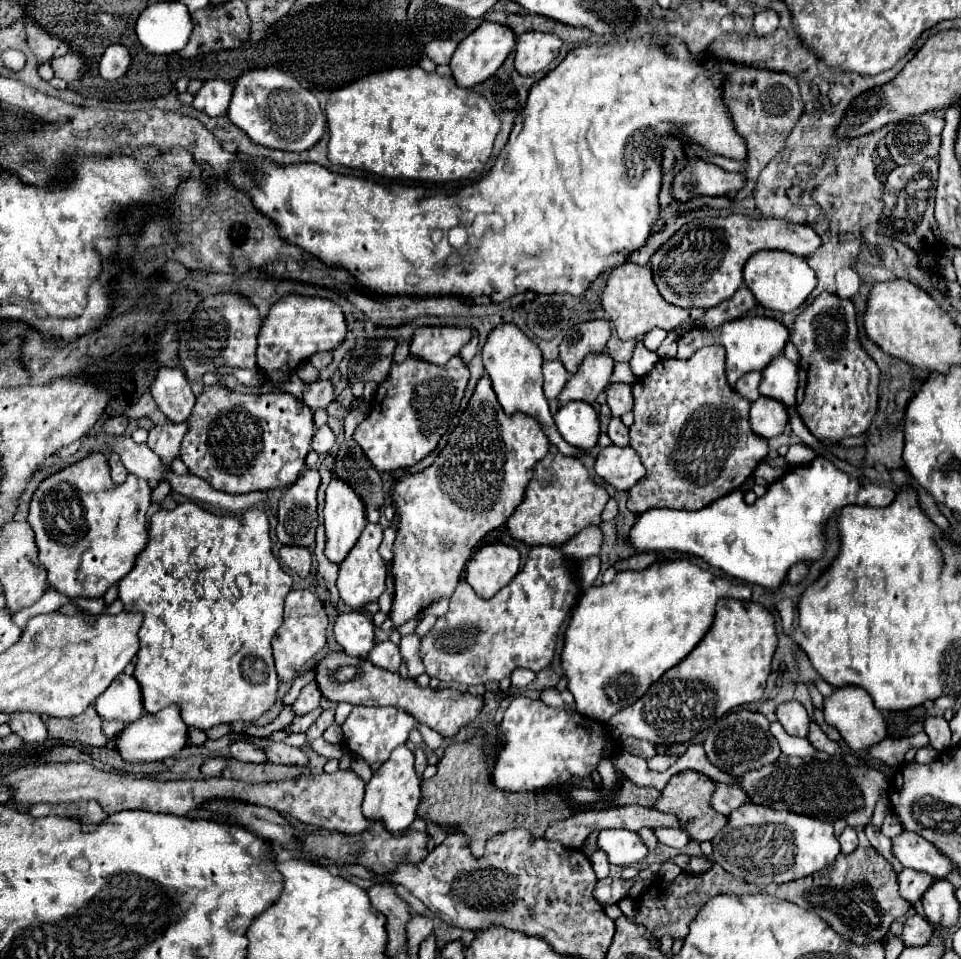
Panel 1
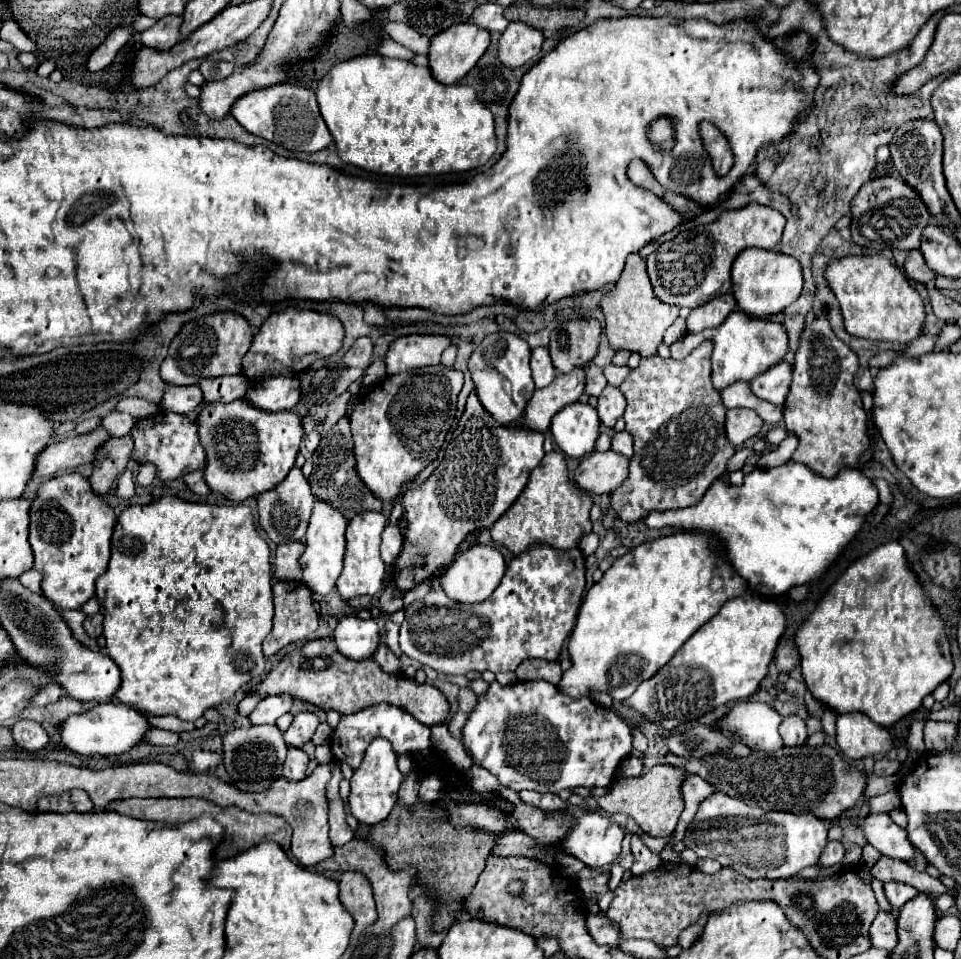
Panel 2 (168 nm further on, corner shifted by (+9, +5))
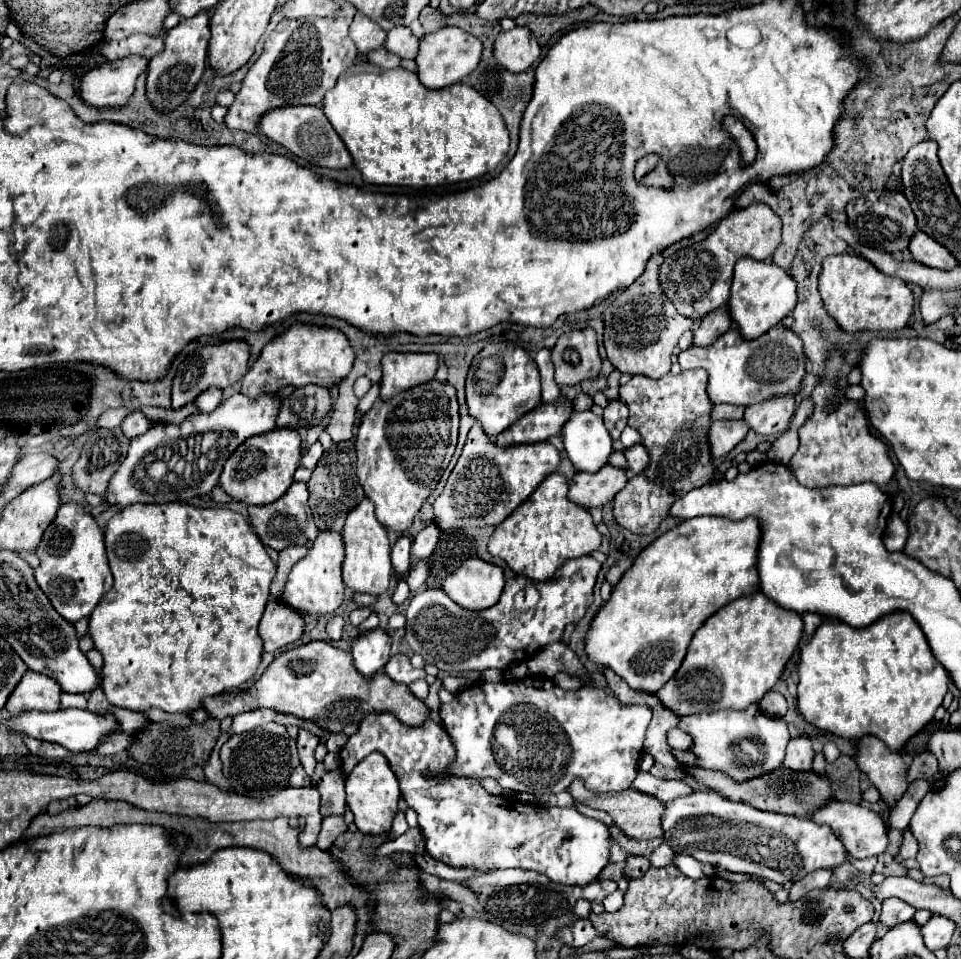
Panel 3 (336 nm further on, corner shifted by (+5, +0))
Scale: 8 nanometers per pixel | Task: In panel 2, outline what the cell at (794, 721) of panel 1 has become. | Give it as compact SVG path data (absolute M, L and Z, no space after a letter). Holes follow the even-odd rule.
M787 716L787 718L783 718L783 724L779 726L779 732L781 732L783 744L789 746L789 748L801 746L807 740L805 722L799 716Z

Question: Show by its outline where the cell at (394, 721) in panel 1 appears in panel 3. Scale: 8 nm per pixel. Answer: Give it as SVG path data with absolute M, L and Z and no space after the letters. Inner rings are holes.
M383 711L383 713L369 713L359 725L361 727L347 739L345 747L339 751L341 769L345 771L345 775L349 775L361 759L365 759L373 751L381 751L399 779L401 793L407 805L413 807L419 815L419 827L427 841L427 853L433 859L443 861L451 867L475 867L481 871L509 869L509 867L531 869L547 875L555 883L567 883L567 885L585 885L595 881L601 869L609 863L611 831L603 821L585 817L573 807L565 807L565 809L539 807L539 805L535 807L535 805L521 803L513 797L505 797L505 795L495 797L481 787L479 779L449 775L447 767L453 763L455 749L451 745L449 735L441 729L437 721L429 719L429 723L423 723L421 727L409 727L401 723L393 713ZM427 771L435 771L437 777L429 777Z

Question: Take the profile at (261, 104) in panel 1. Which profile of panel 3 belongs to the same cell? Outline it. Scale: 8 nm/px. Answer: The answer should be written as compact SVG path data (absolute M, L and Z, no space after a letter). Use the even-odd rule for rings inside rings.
M287 105L287 107L275 107L267 111L259 119L259 131L265 133L269 139L277 141L285 149L289 149L293 155L305 159L307 163L331 167L331 169L345 169L351 165L351 155L345 147L345 143L339 139L331 123L327 121L321 107L315 105Z

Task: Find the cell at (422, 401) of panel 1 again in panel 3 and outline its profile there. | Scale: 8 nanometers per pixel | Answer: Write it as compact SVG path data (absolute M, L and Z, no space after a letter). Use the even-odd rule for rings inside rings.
M437 379L397 393L393 399L377 399L361 417L357 431L357 479L365 495L375 503L377 519L393 531L407 531L423 501L433 493L447 469L457 445L459 403L457 391Z

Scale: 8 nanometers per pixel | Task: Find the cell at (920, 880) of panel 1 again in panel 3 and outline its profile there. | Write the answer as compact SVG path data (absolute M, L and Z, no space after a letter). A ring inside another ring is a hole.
M891 897L891 899L883 901L879 923L887 925L887 927L895 927L895 925L899 925L903 921L911 921L913 915L915 915L915 907Z

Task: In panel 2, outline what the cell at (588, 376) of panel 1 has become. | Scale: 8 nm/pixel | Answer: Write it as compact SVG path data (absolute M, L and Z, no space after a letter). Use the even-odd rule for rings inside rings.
M575 368L569 374L559 374L549 386L535 390L531 400L527 402L527 408L521 418L521 426L545 432L549 428L551 418L565 408L567 404L573 404L583 394L585 386L585 370Z

